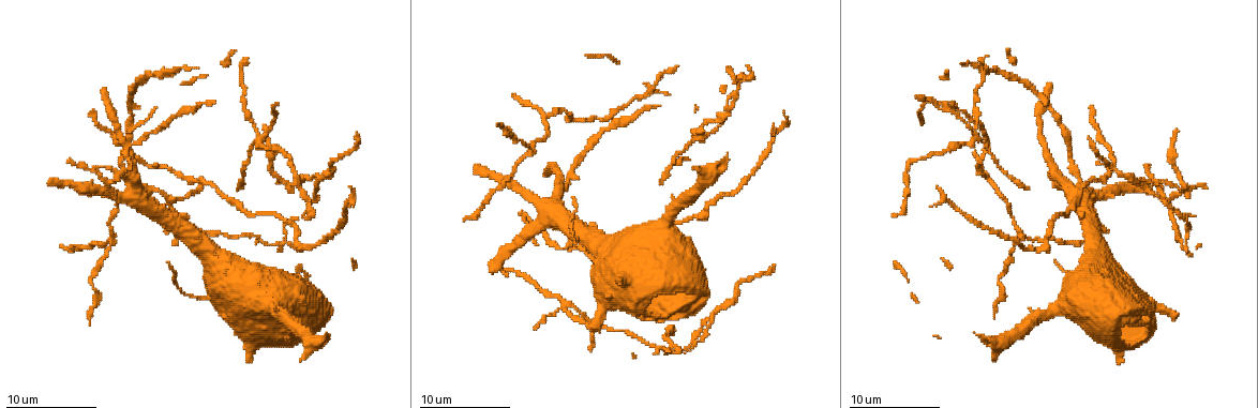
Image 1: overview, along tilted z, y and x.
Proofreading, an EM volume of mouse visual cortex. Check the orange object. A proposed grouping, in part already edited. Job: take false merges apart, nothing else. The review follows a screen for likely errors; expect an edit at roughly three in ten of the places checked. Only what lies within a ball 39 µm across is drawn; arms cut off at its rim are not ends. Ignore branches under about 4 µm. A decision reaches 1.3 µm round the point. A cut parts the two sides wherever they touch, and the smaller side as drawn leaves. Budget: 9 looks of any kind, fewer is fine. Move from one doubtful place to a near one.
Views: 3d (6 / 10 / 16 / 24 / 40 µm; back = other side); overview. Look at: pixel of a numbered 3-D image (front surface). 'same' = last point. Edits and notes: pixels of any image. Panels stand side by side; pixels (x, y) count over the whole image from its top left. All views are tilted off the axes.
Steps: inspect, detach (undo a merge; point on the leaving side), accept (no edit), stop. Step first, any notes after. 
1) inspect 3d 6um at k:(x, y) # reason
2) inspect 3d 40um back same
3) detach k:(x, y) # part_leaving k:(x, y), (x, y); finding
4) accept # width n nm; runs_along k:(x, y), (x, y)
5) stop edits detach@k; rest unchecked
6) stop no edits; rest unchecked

inspect 3d 10um at 1:(171, 199) # four or more arms meet

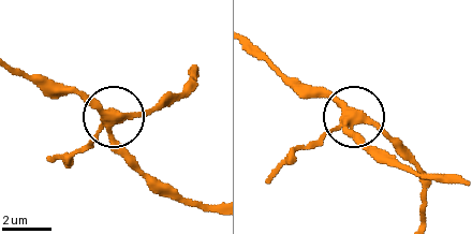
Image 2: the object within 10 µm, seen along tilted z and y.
accept # arms 4; runs_along 2:(255, 53), (309, 87), (332, 91), (412, 162); all the same neuron

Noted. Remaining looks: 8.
inspect 3d 10um at 1:(177, 173) # sudden change in width

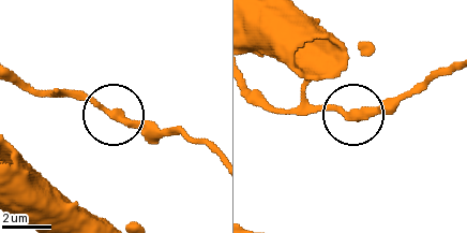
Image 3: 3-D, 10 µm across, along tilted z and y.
inspect 3d 6um at 3:(117, 112) # zoom in

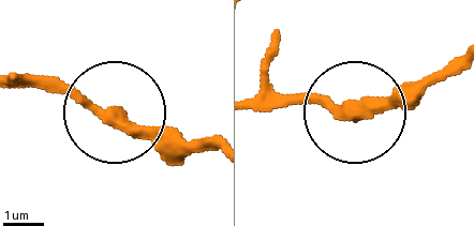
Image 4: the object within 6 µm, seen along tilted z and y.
accept # width 340 nm; all the same neuron

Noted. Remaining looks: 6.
inspect 3d 6um at 1:(973, 139) # looks like a crossing

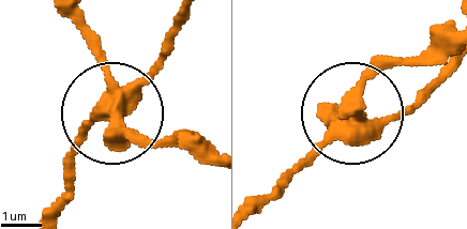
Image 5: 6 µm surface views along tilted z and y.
detach 5:(85, 127) # side_arm 15 um; part_leaving 5:(114, 98), (81, 146), (58, 215); a second neuron is stuck on

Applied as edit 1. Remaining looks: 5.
inspect overview

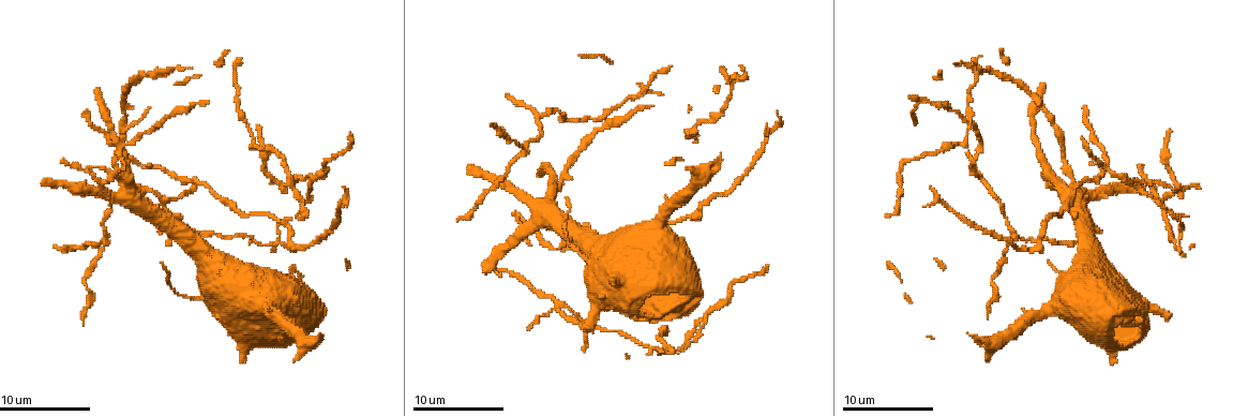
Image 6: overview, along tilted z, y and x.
inspect 3d 10um at 6:(104, 243)

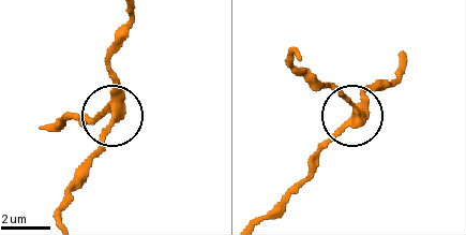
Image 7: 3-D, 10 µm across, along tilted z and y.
accept # arms 3; runs_along 7:(402, 56), (392, 78), (362, 94), (348, 127), (313, 161); one neuron here

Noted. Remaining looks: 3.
inspect 3d 16um at 6:(99, 183)

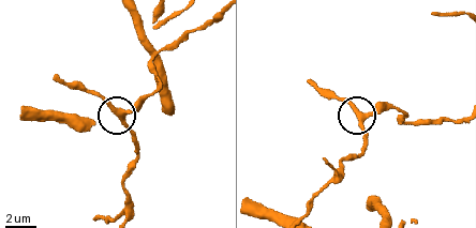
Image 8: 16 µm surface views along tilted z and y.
inspect 3d 16um back at 8:(357, 117)

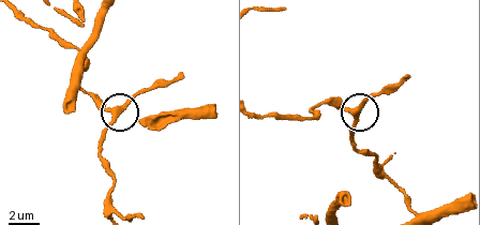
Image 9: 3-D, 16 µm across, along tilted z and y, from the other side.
accept # arms 3; all the same neuron

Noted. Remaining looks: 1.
stop edits detach@5; rest unchecked

